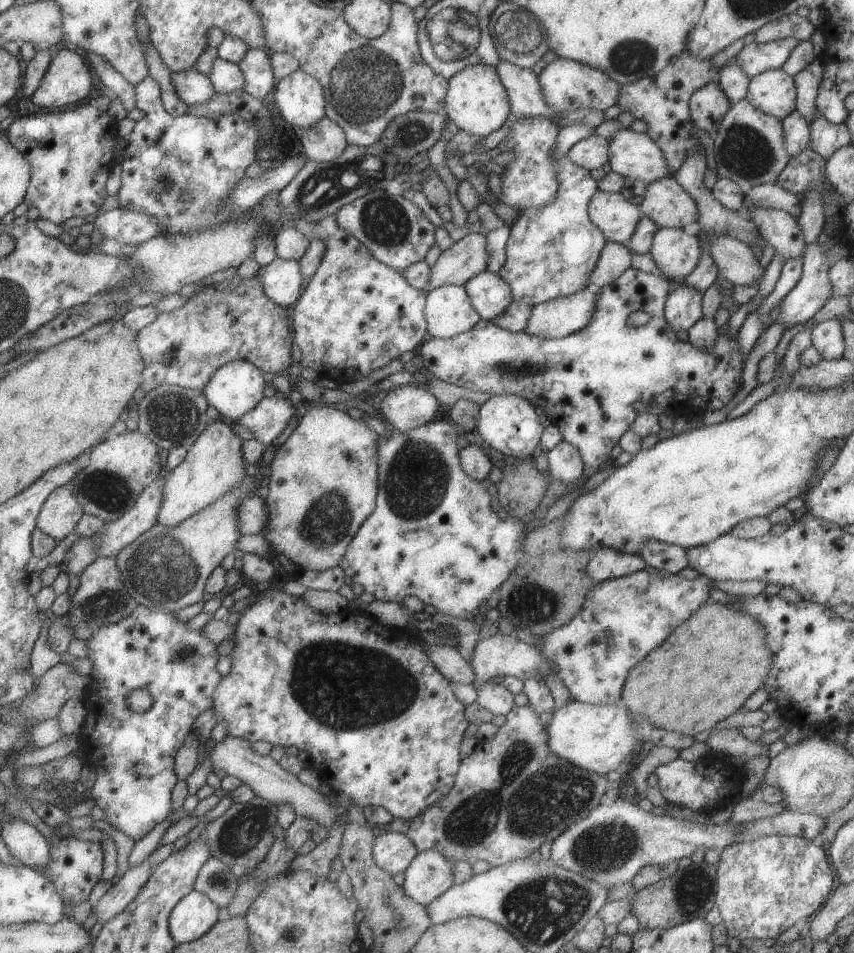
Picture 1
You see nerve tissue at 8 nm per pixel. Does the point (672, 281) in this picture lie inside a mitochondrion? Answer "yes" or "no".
no

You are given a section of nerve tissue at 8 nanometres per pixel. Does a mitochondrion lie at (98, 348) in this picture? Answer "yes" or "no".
no

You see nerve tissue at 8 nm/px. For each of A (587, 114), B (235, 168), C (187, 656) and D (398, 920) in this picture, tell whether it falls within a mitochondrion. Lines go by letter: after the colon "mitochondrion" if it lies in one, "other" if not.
A: other
B: other
C: mitochondrion
D: mitochondrion

